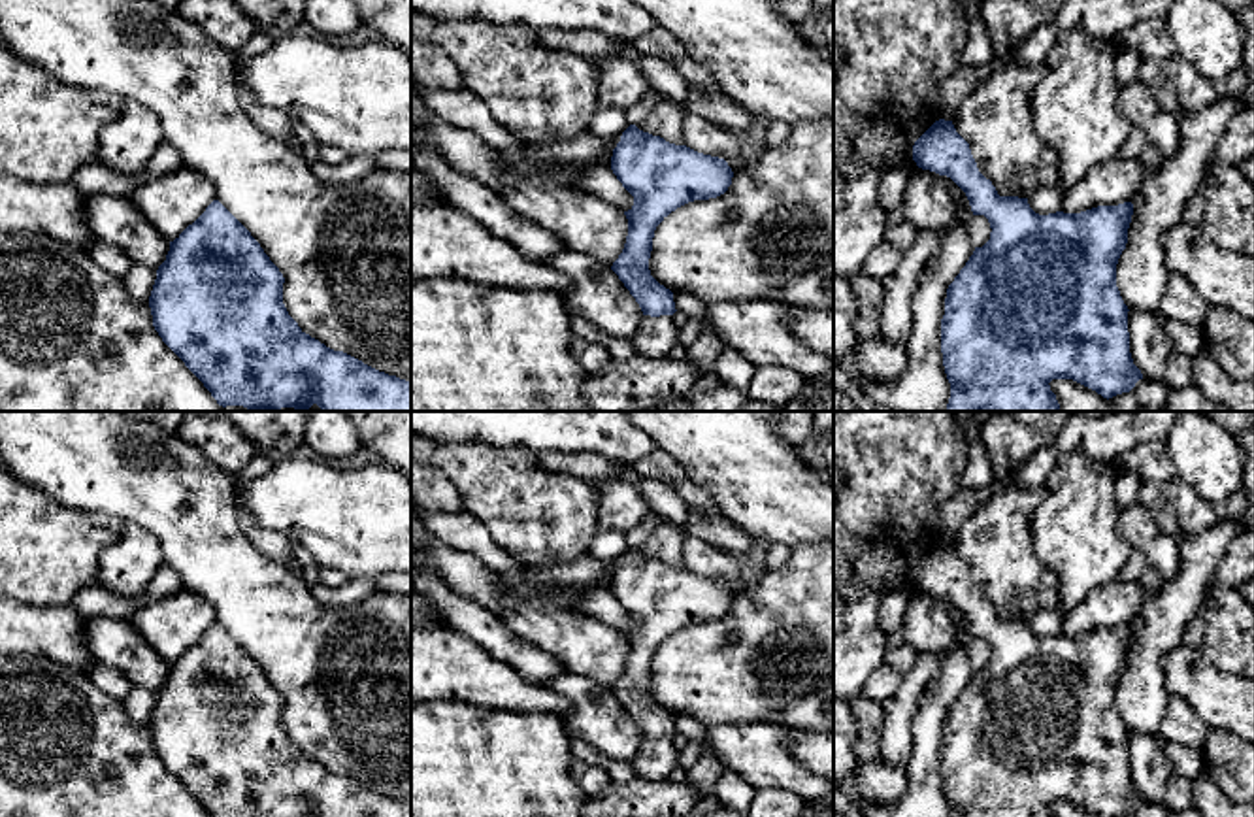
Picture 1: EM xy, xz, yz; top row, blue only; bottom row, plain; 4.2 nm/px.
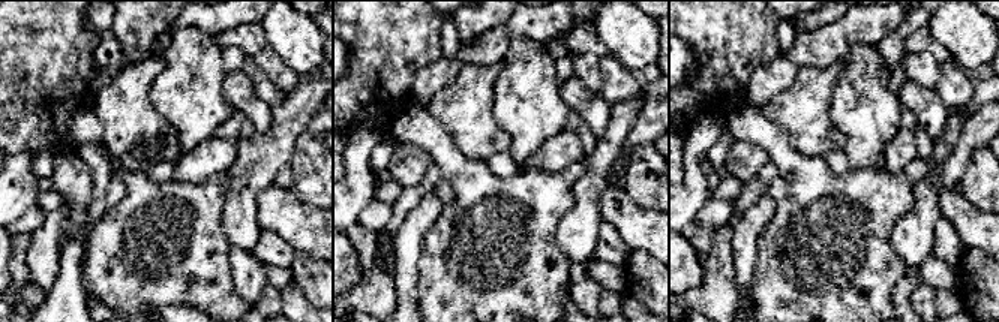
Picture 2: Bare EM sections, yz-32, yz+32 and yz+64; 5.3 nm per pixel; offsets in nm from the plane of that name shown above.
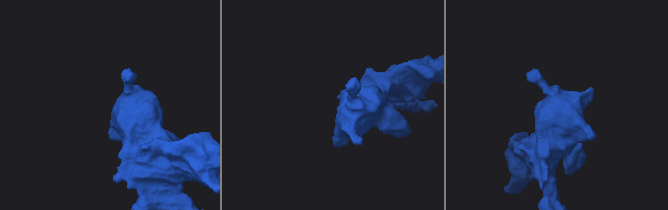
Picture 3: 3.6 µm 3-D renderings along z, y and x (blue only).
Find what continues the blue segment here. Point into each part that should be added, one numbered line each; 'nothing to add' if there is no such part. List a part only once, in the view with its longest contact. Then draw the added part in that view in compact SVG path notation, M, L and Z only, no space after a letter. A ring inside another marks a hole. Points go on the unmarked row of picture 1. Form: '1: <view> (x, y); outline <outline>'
1: xz (657, 759); outline M643 738L632 764L639 781L668 781L669 774L679 766L673 740Z

